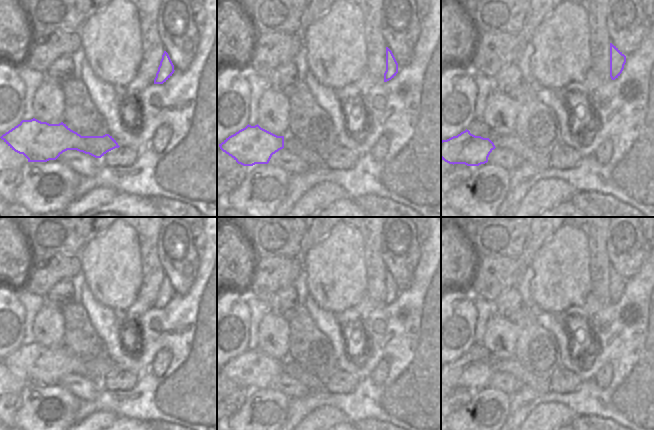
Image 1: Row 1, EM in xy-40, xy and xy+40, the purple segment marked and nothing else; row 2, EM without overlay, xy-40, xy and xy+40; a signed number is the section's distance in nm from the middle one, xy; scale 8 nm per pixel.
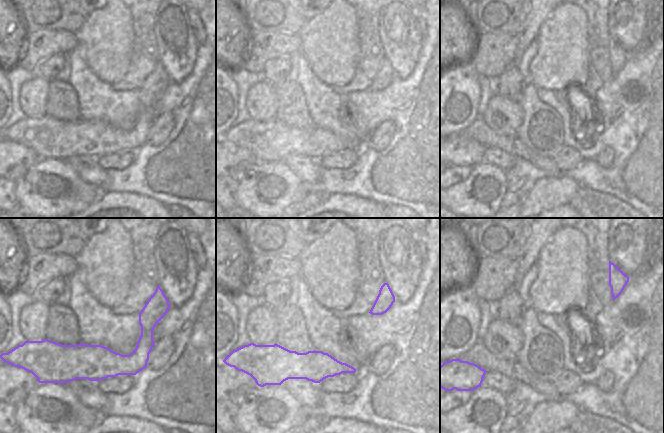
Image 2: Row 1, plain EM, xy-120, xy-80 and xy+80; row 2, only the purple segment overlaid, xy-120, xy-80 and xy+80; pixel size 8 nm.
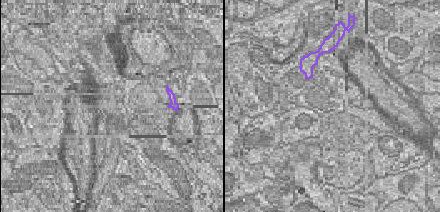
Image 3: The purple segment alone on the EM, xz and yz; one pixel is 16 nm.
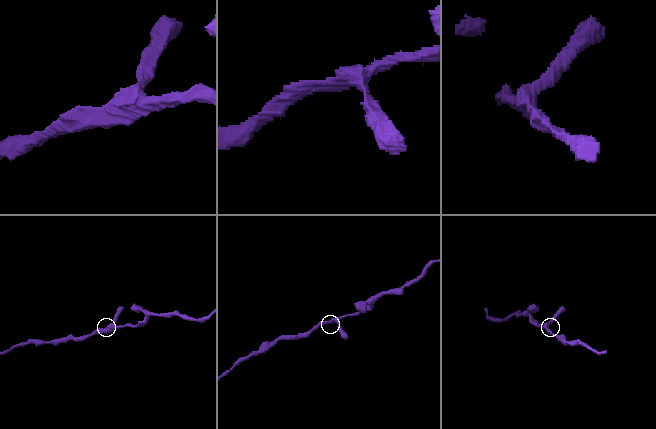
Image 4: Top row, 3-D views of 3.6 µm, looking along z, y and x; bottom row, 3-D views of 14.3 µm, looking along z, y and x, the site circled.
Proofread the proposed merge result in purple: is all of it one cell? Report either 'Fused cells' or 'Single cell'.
Single cell

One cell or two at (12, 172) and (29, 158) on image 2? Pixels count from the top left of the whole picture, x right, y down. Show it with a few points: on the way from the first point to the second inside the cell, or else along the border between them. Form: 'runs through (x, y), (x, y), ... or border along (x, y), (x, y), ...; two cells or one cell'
runs through (16, 168), (25, 159); one cell

